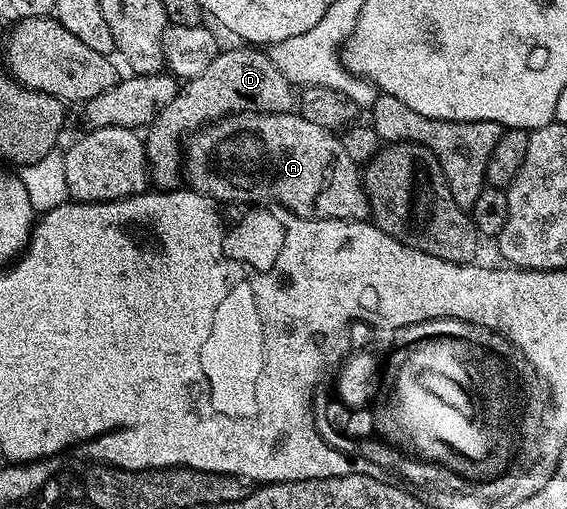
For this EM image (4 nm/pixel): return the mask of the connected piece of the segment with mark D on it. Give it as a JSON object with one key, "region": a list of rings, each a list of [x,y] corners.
{"region":[[[257,47],[237,48],[241,49],[218,52],[203,75],[188,78],[148,126],[149,134],[143,137],[147,173],[158,190],[176,189],[182,184],[183,142],[202,127],[235,113],[287,113],[294,108],[294,86],[279,73],[268,52]]]}

